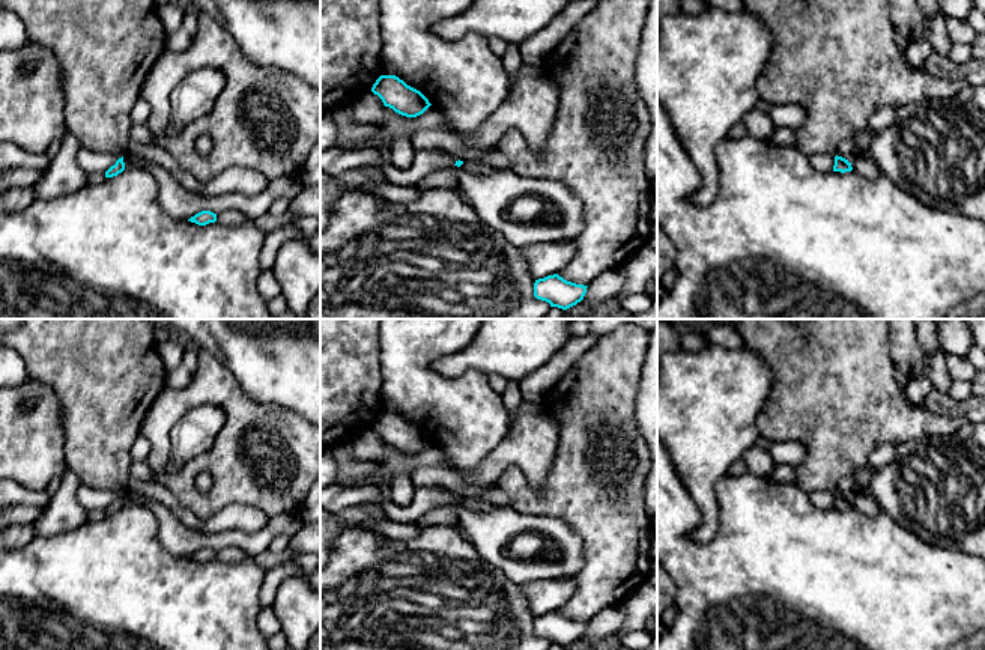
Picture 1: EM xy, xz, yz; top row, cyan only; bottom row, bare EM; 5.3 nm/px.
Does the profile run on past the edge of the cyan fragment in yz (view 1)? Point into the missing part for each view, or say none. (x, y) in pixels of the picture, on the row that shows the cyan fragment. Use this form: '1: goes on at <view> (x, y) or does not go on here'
1: does not go on here

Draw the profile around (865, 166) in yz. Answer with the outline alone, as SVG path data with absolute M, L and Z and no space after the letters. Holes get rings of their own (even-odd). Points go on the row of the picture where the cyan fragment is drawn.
M869 155L857 158L851 162L851 167L854 173L871 181L877 179L881 175L875 161Z

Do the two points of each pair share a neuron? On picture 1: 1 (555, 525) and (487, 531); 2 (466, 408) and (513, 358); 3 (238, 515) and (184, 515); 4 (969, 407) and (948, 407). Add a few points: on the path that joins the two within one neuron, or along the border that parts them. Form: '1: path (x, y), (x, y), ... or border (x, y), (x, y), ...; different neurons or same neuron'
1: path (539, 525), (504, 524); same neuron
2: border (487, 375), (478, 370), (466, 370), (453, 379); different neurons
3: path (224, 519), (217, 524), (197, 524); same neuron
4: path (964, 407), (952, 407); same neuron

